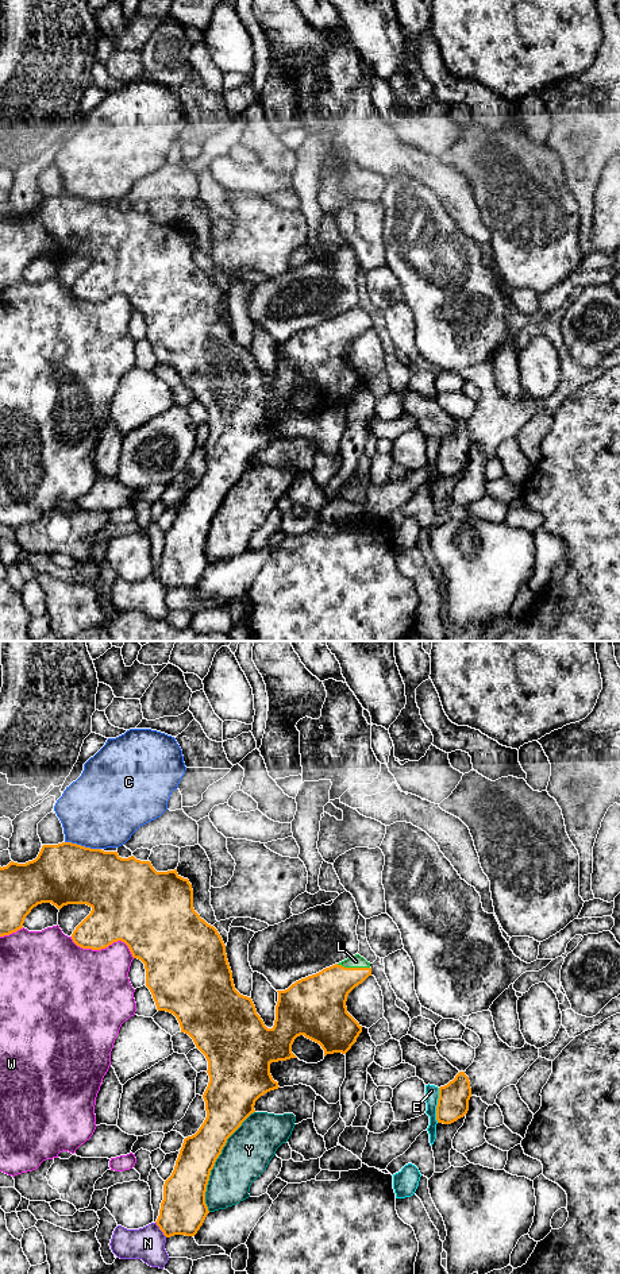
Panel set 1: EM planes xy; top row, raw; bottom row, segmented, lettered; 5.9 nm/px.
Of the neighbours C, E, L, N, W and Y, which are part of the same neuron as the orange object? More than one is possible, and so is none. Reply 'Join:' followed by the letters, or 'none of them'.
Join: L

